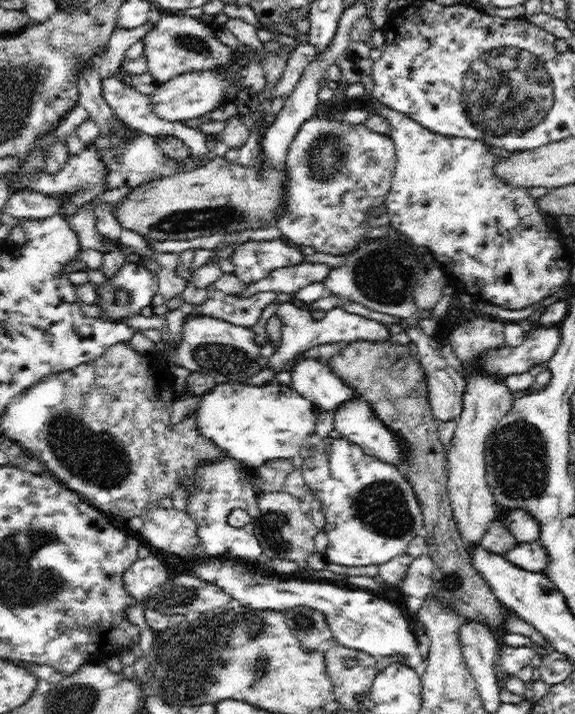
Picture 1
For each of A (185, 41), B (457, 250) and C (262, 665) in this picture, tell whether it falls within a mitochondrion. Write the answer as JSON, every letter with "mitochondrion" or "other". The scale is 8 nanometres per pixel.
{"A":"mitochondrion","B":"other","C":"mitochondrion"}

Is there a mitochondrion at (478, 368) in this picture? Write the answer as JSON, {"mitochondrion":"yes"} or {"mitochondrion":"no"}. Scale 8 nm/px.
{"mitochondrion":"no"}

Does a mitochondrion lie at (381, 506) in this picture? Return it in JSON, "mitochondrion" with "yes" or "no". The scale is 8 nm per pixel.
{"mitochondrion":"yes"}

